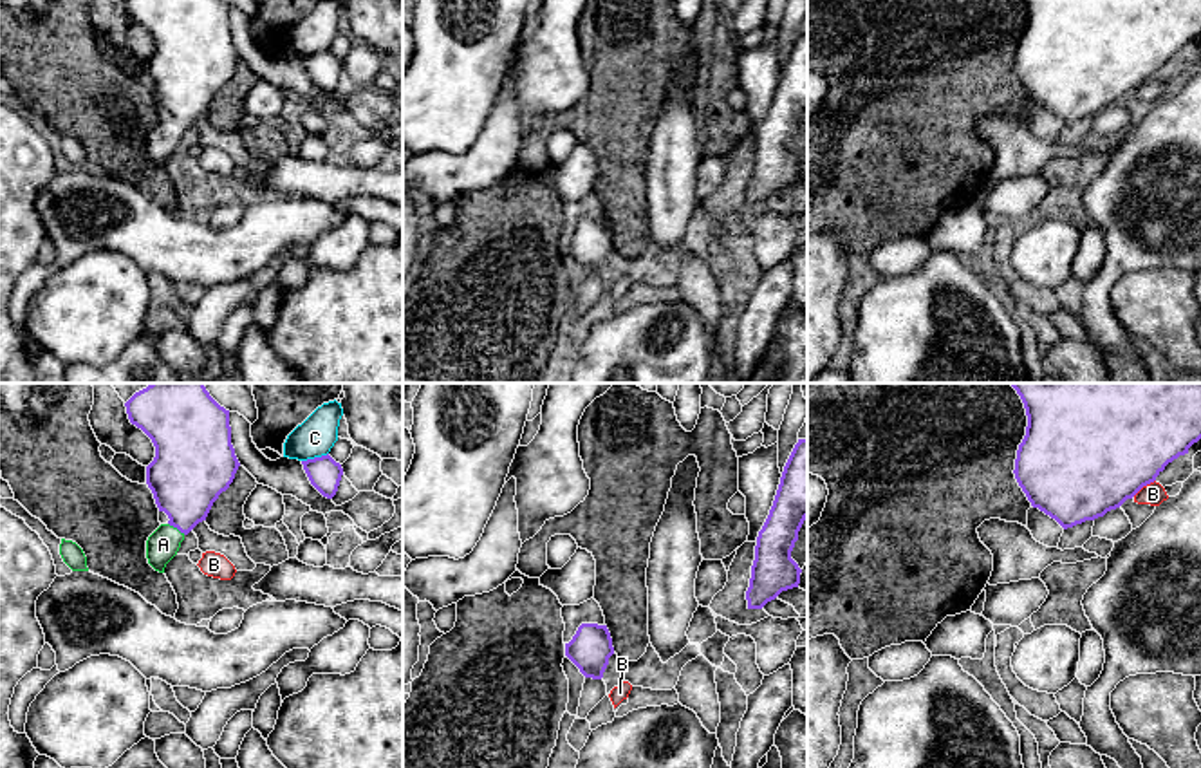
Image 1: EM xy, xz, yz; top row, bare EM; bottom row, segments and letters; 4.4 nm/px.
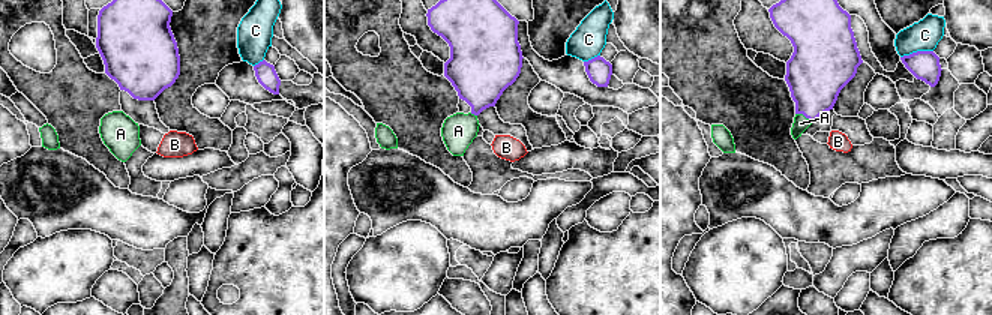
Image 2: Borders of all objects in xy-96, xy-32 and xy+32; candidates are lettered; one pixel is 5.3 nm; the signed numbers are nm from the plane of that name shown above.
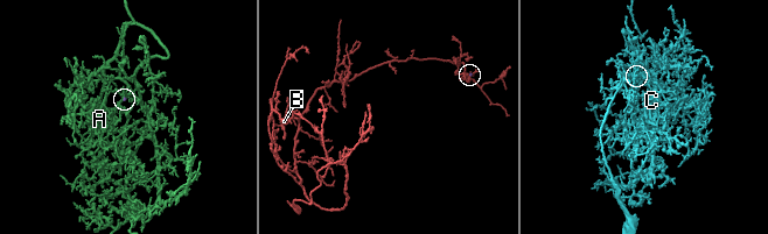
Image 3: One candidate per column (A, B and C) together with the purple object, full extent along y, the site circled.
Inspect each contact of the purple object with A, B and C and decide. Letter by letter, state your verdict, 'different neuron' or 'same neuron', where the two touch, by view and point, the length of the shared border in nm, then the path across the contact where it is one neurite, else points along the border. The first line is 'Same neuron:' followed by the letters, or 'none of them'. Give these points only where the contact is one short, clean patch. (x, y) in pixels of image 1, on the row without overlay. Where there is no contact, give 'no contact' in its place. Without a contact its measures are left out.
Same neuron: A
A: same neuron | xy (177, 123) | 90 nm | across xy (186, 71), (186, 102), (177, 123), (163, 140)
B: different neuron | yz (1144, 80) | 130 nm | along yz (1154, 74), (1133, 91)
C: different neuron | xy (315, 53) | 130 nm

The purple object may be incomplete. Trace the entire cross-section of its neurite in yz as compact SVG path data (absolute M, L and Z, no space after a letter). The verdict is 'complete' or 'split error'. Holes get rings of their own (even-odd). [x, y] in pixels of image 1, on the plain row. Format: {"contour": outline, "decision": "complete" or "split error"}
{"contour": "M1024 0L1024 4L1028 22L1013 69L1031 101L1064 125L1120 103L1201 34L1201 0Z", "decision": "complete"}

